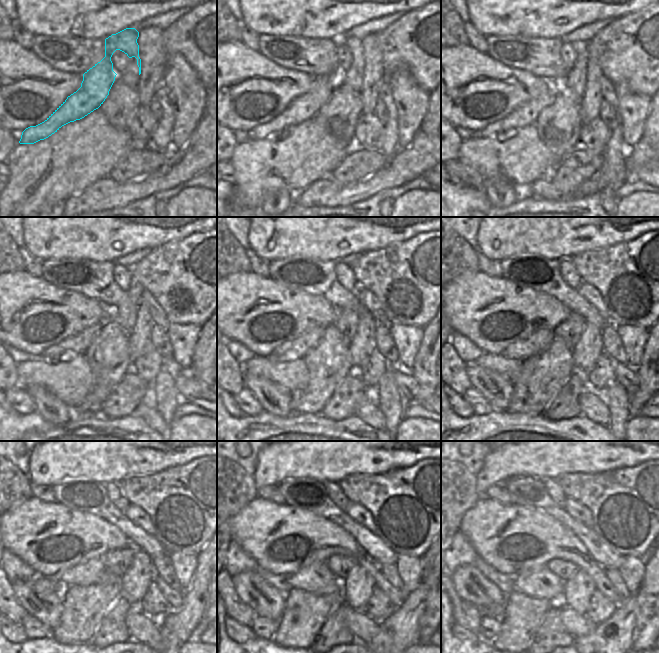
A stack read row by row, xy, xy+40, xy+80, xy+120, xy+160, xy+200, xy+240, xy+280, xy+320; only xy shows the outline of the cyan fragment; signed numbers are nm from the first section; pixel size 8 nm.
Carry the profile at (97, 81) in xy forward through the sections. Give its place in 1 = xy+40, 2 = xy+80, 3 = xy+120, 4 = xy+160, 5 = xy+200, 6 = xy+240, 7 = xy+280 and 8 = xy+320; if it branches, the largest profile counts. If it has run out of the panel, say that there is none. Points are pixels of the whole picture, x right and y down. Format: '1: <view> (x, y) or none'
1: xy+40 (305, 106)
2: xy+80 (525, 115)
3: xy+120 (77, 344)
4: xy+160 (297, 348)
5: xy+200 (538, 342)
6: xy+240 (83, 573)
7: xy+280 (308, 574)
8: xy+320 (534, 576)

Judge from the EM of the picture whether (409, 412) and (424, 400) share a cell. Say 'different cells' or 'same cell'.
different cells

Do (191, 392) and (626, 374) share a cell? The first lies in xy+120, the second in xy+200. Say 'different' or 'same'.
same

